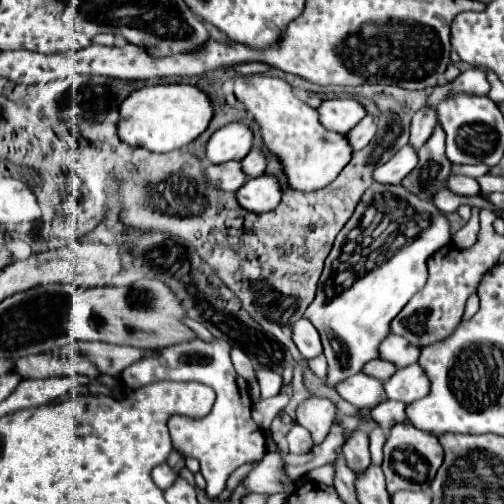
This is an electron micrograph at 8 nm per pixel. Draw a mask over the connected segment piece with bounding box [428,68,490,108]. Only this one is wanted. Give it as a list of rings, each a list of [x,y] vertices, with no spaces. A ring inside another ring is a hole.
[[[470,68],[462,72],[454,82],[448,82],[444,86],[436,86],[432,94],[428,96],[428,106],[436,108],[444,98],[450,98],[452,94],[476,94],[486,96],[490,90],[490,84],[486,80],[486,72],[480,68]]]

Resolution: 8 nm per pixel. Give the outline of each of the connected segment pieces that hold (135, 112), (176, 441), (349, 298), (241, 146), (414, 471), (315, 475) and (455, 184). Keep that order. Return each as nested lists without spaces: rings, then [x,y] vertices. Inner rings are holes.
[[[158,84],[134,90],[120,102],[118,136],[130,146],[140,146],[150,152],[172,152],[196,140],[212,118],[212,104],[208,96],[190,84]]]
[[[192,338],[188,342],[180,342],[174,346],[166,346],[154,352],[154,356],[140,358],[138,362],[130,364],[122,374],[120,380],[126,386],[126,390],[138,390],[146,384],[158,382],[158,380],[194,380],[208,384],[215,390],[216,400],[208,416],[204,418],[188,418],[174,414],[168,420],[170,436],[174,448],[178,448],[184,456],[194,456],[200,462],[200,472],[206,478],[206,492],[208,496],[218,496],[230,474],[242,466],[244,462],[262,460],[266,454],[266,438],[262,430],[254,424],[250,418],[250,394],[248,384],[242,376],[234,376],[234,366],[230,360],[232,346],[224,342],[222,338],[212,338],[210,342],[204,342],[200,338]],[[260,430],[260,434],[258,434]],[[260,438],[260,442],[258,442]]]
[[[374,182],[358,202],[352,218],[344,224],[336,242],[324,262],[324,272],[318,282],[318,292],[306,308],[308,318],[322,340],[324,356],[328,360],[326,384],[334,388],[336,382],[358,374],[368,360],[378,358],[378,344],[390,334],[388,322],[406,306],[406,302],[424,288],[428,280],[428,258],[450,242],[450,222],[432,202],[418,198],[404,190],[404,186],[386,186]]]
[[[232,122],[216,130],[206,144],[206,158],[212,164],[224,164],[244,158],[252,148],[252,130],[244,124]]]
[[[402,422],[396,424],[390,434],[388,440],[384,444],[384,462],[382,462],[382,470],[386,476],[386,488],[390,494],[398,492],[398,490],[426,490],[430,488],[432,478],[436,476],[436,470],[442,464],[442,446],[438,442],[436,436],[432,434],[424,434],[422,430],[416,430],[410,422]]]
[[[328,464],[328,466],[322,466],[322,468],[316,468],[316,470],[312,470],[310,474],[306,474],[306,478],[310,478],[310,480],[316,480],[316,482],[322,482],[322,484],[332,484],[332,474],[334,474],[334,470],[332,470],[332,466]]]
[[[450,174],[450,178],[446,180],[446,188],[452,190],[454,194],[462,194],[462,196],[476,196],[480,192],[478,182],[474,178],[462,176],[462,174]]]

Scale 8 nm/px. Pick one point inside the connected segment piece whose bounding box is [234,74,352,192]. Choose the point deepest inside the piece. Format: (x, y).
(312, 157)

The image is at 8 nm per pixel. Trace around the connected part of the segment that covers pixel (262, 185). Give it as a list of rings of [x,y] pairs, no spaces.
[[[262,174],[260,178],[248,180],[236,192],[236,198],[240,206],[248,212],[254,212],[254,214],[270,212],[280,204],[280,184],[274,176]]]

